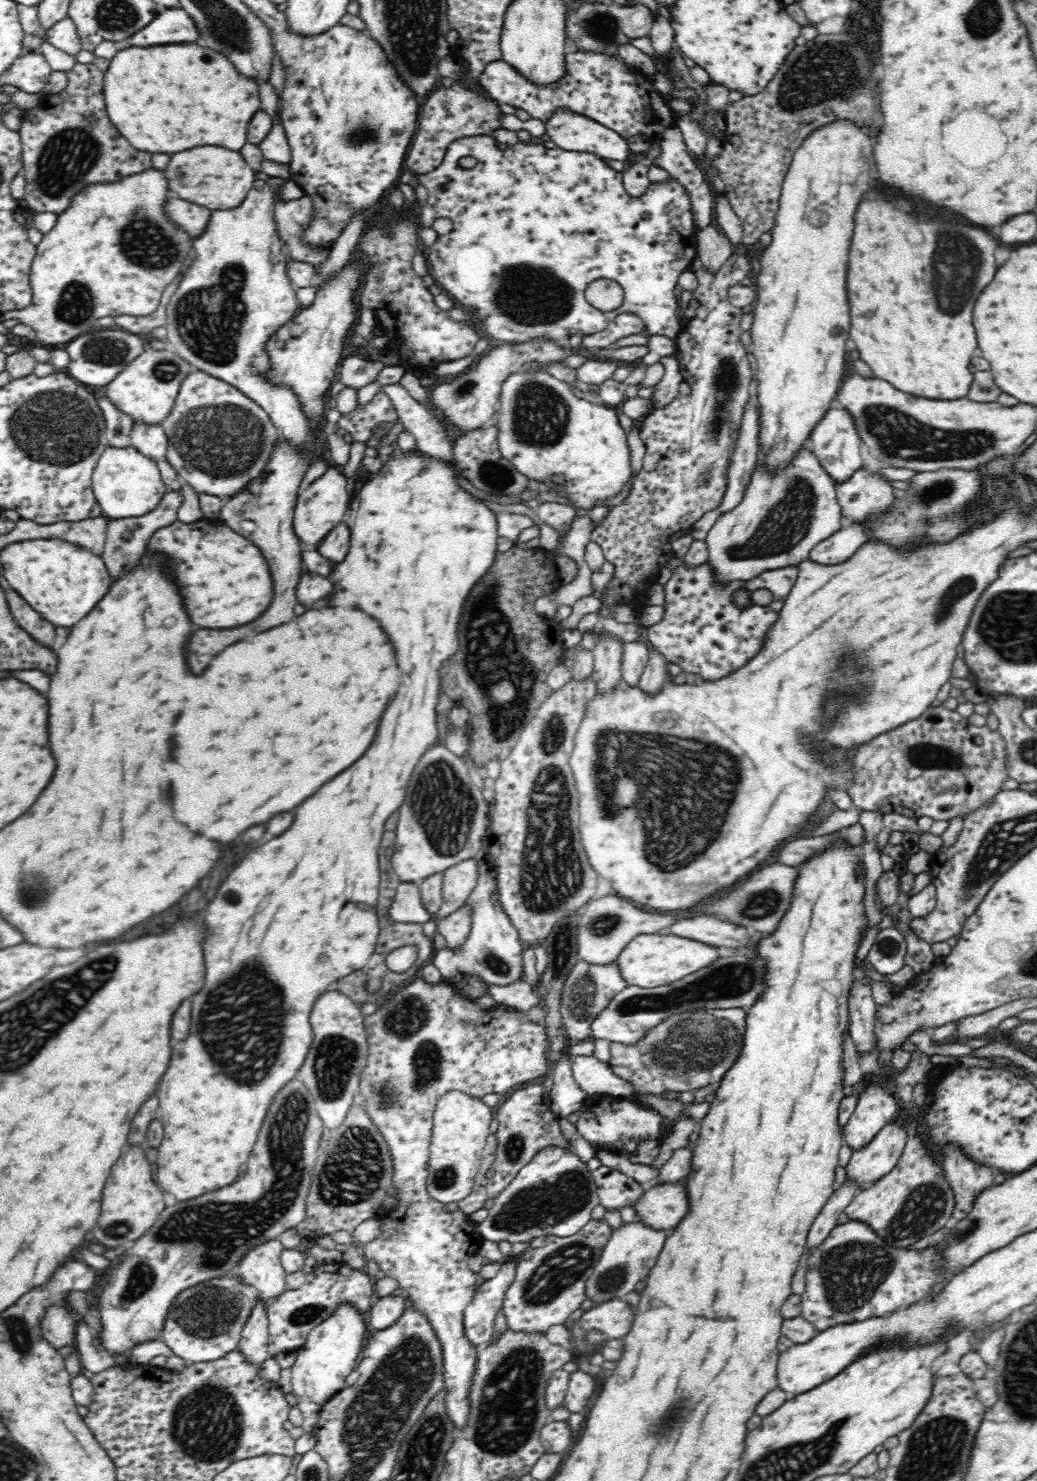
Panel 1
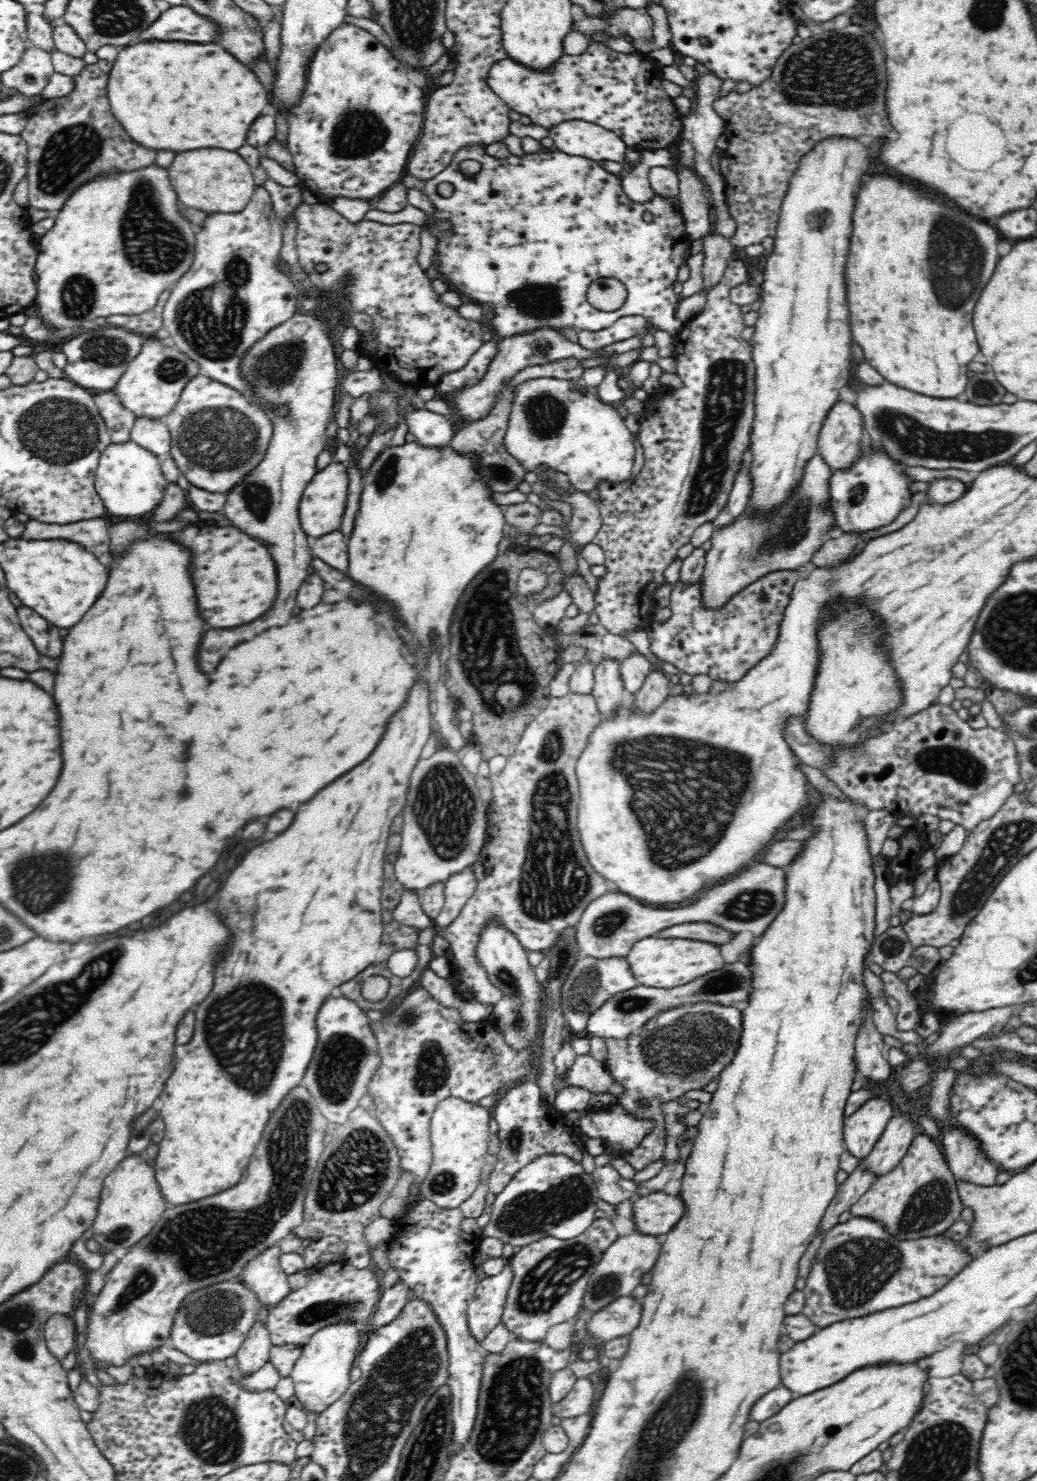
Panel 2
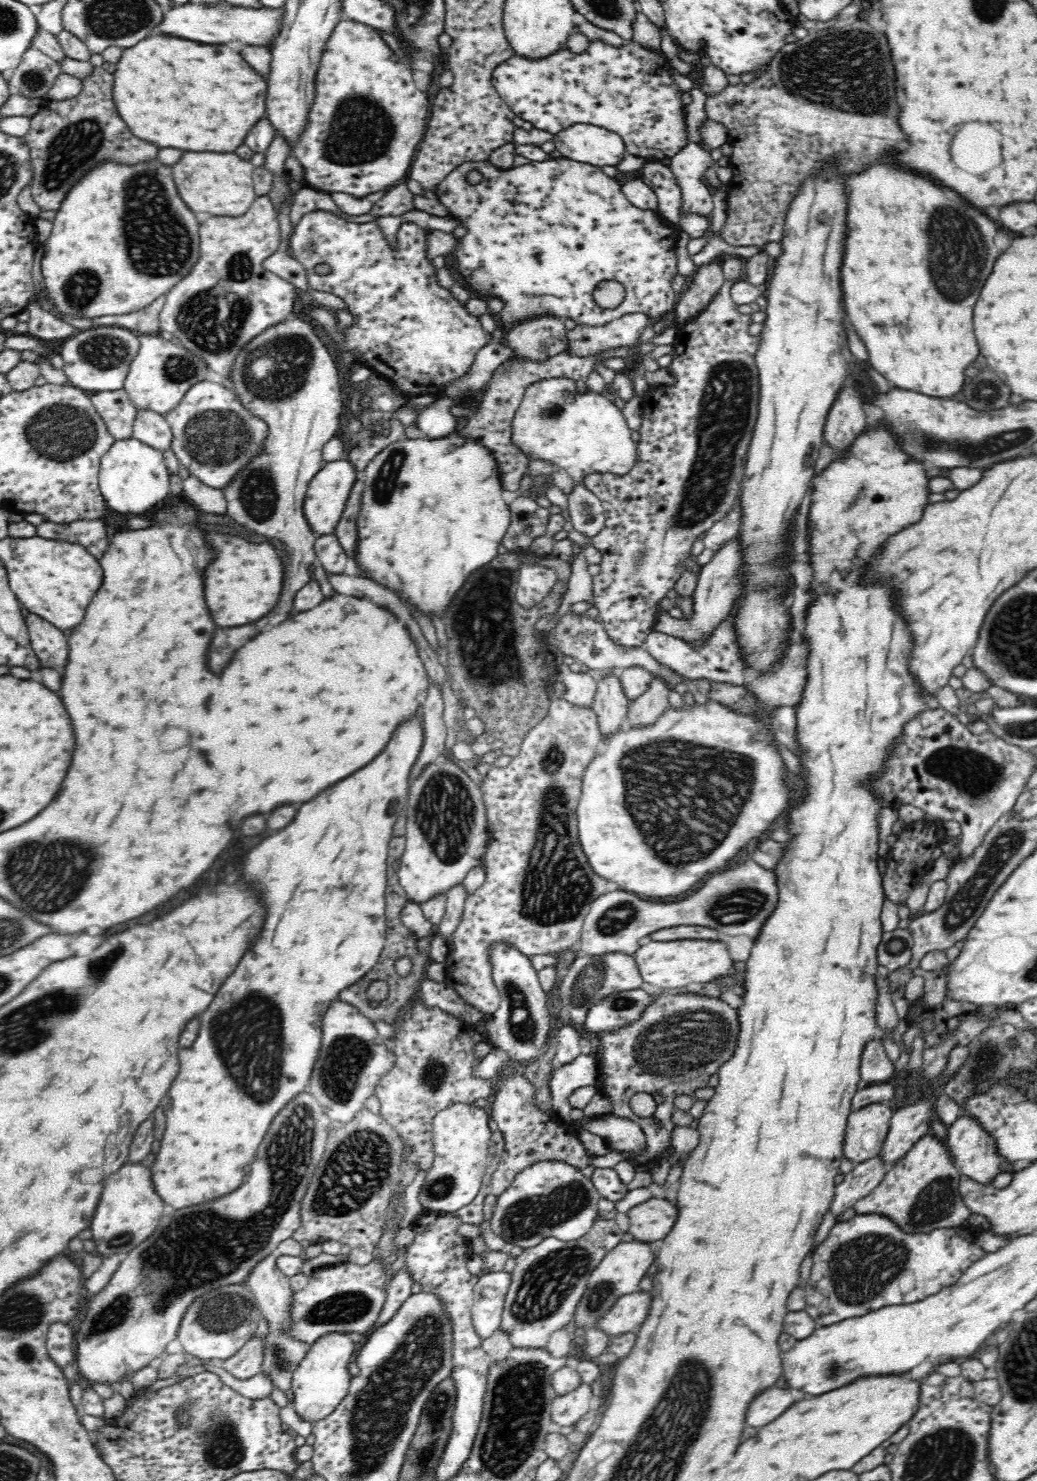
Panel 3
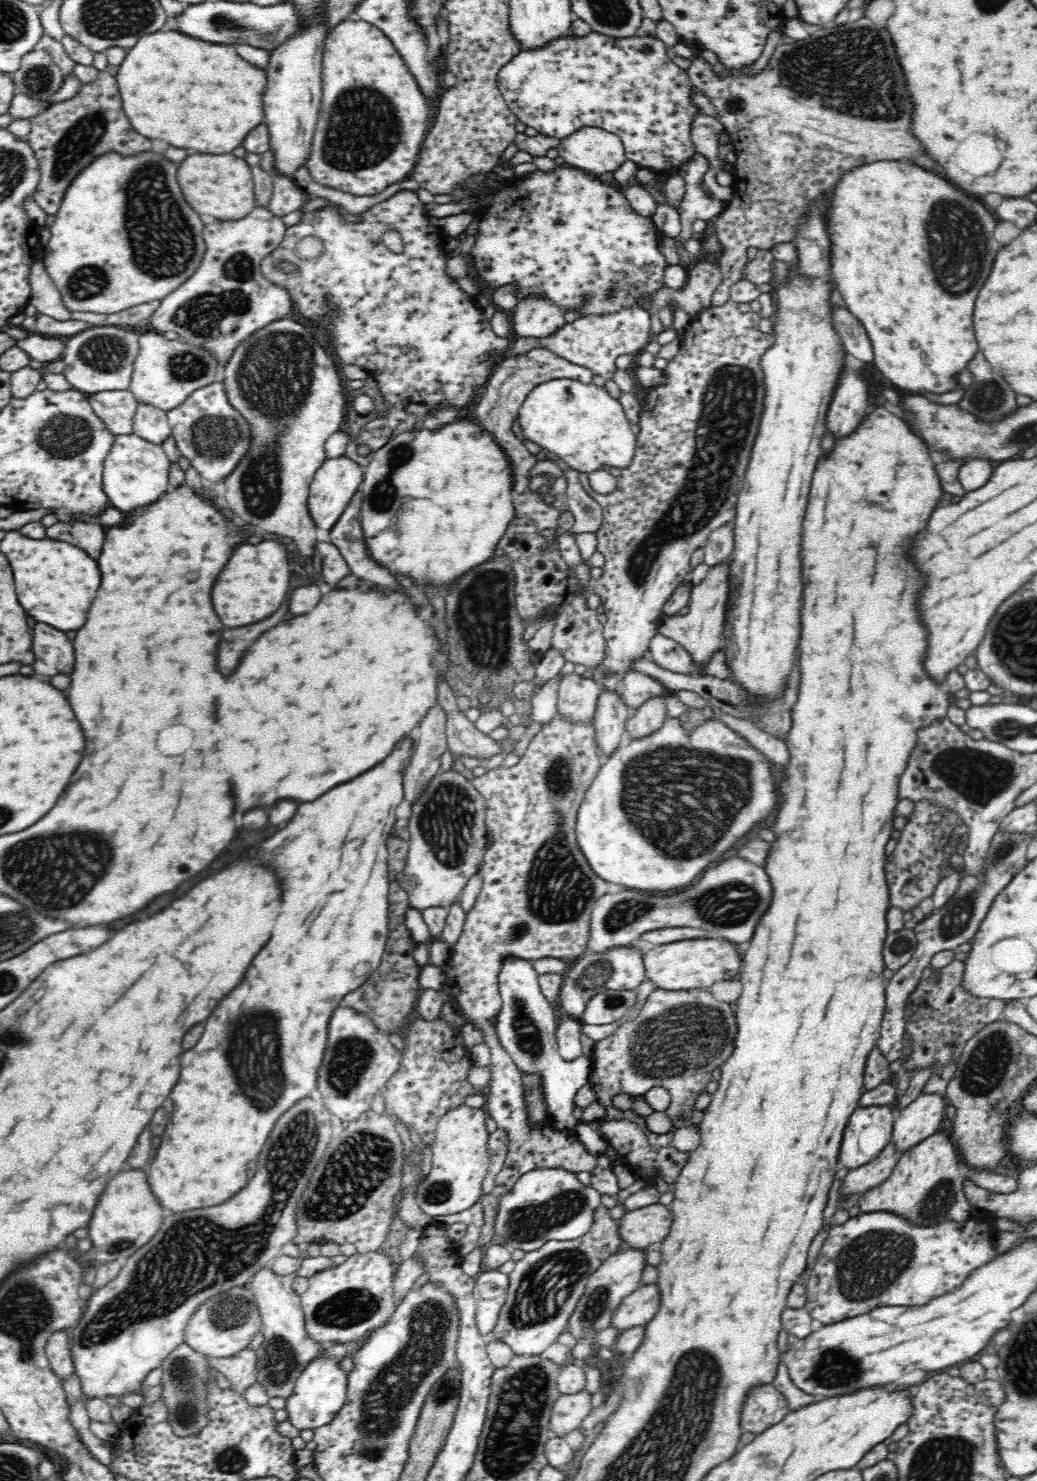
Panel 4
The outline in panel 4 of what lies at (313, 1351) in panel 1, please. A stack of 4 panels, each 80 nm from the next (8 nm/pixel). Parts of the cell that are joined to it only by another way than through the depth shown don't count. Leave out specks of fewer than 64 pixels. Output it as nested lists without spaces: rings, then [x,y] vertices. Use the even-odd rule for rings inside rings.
[[[342,1343],[327,1345],[323,1357],[318,1357],[310,1366],[300,1374],[296,1381],[292,1396],[285,1400],[284,1409],[287,1412],[287,1421],[298,1429],[314,1430],[321,1426],[330,1424],[341,1411],[346,1398],[348,1375],[339,1368],[339,1361],[346,1356],[346,1346]]]

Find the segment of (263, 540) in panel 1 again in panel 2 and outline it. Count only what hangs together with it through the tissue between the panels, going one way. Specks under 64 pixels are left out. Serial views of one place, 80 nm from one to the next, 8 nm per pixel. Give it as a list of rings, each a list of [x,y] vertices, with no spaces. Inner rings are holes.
[[[332,310],[328,314],[296,313],[266,332],[244,352],[240,360],[240,375],[254,392],[254,396],[246,396],[251,404],[260,407],[270,418],[272,436],[268,450],[260,460],[266,464],[258,464],[248,476],[242,476],[242,480],[225,493],[223,513],[232,520],[233,526],[238,526],[252,538],[270,542],[268,548],[278,568],[278,596],[266,616],[260,616],[246,626],[208,630],[204,642],[200,644],[198,660],[202,672],[214,672],[220,664],[220,658],[244,640],[252,640],[268,628],[286,624],[292,618],[292,608],[296,608],[296,592],[311,573],[313,539],[302,528],[299,504],[305,488],[318,472],[317,458],[329,440],[328,425],[334,420],[334,407],[339,404],[341,388],[330,332],[340,320],[342,310]]]

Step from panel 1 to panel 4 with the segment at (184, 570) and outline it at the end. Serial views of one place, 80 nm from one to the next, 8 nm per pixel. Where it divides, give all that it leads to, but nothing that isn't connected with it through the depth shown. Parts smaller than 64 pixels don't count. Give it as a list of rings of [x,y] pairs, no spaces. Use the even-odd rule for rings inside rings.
[[[268,540],[268,542],[260,542],[258,546],[244,544],[242,548],[238,548],[234,552],[230,562],[222,570],[222,576],[218,578],[218,584],[214,586],[214,594],[212,594],[214,596],[214,610],[218,612],[222,624],[226,624],[230,628],[246,626],[246,624],[260,622],[260,620],[268,618],[270,614],[274,614],[282,606],[282,602],[286,600],[288,592],[290,592],[290,566],[288,566],[288,549],[284,543]]]

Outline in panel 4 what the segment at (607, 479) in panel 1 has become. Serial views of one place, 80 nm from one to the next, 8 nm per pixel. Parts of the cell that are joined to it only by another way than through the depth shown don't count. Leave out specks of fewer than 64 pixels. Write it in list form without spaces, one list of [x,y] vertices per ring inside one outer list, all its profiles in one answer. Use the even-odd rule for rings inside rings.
[[[572,378],[549,380],[538,384],[525,398],[519,410],[520,426],[528,440],[536,442],[541,450],[553,452],[564,464],[582,473],[594,472],[602,468],[626,468],[633,461],[637,436],[630,427],[624,407],[618,399],[612,397],[604,386],[596,386],[593,382],[584,384]]]

